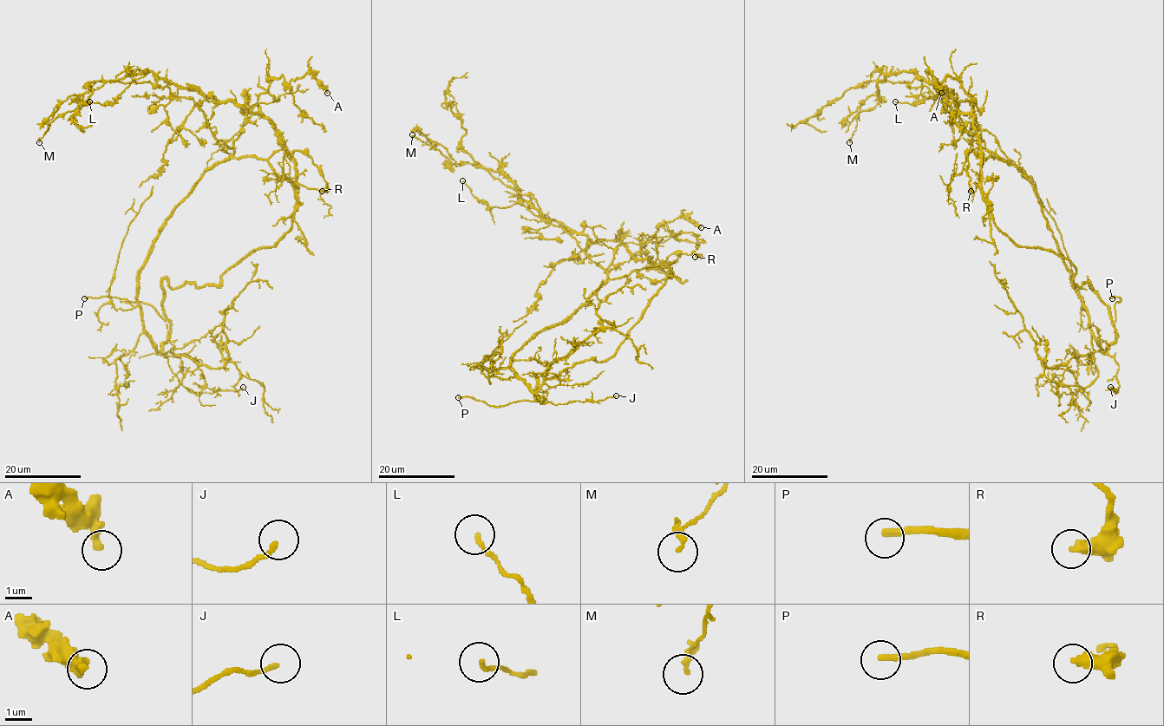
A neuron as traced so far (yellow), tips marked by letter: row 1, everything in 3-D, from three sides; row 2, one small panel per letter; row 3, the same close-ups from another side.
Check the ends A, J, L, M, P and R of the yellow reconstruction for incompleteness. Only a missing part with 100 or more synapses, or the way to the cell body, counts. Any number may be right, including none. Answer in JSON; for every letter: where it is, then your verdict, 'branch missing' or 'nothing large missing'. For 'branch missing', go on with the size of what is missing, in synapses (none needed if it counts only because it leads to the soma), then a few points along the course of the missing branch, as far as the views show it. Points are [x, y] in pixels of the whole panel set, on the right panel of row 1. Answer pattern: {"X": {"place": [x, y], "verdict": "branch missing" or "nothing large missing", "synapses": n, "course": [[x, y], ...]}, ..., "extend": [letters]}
{"A": {"place": [941, 93], "verdict": "nothing large missing"}, "J": {"place": [1110, 387], "verdict": "nothing large missing"}, "L": {"place": [895, 101], "verdict": "nothing large missing"}, "M": {"place": [849, 142], "verdict": "nothing large missing"}, "P": {"place": [1112, 298], "verdict": "branch missing"}, "R": {"place": [971, 191], "verdict": "nothing large missing"}, "extend": ["P"]}

